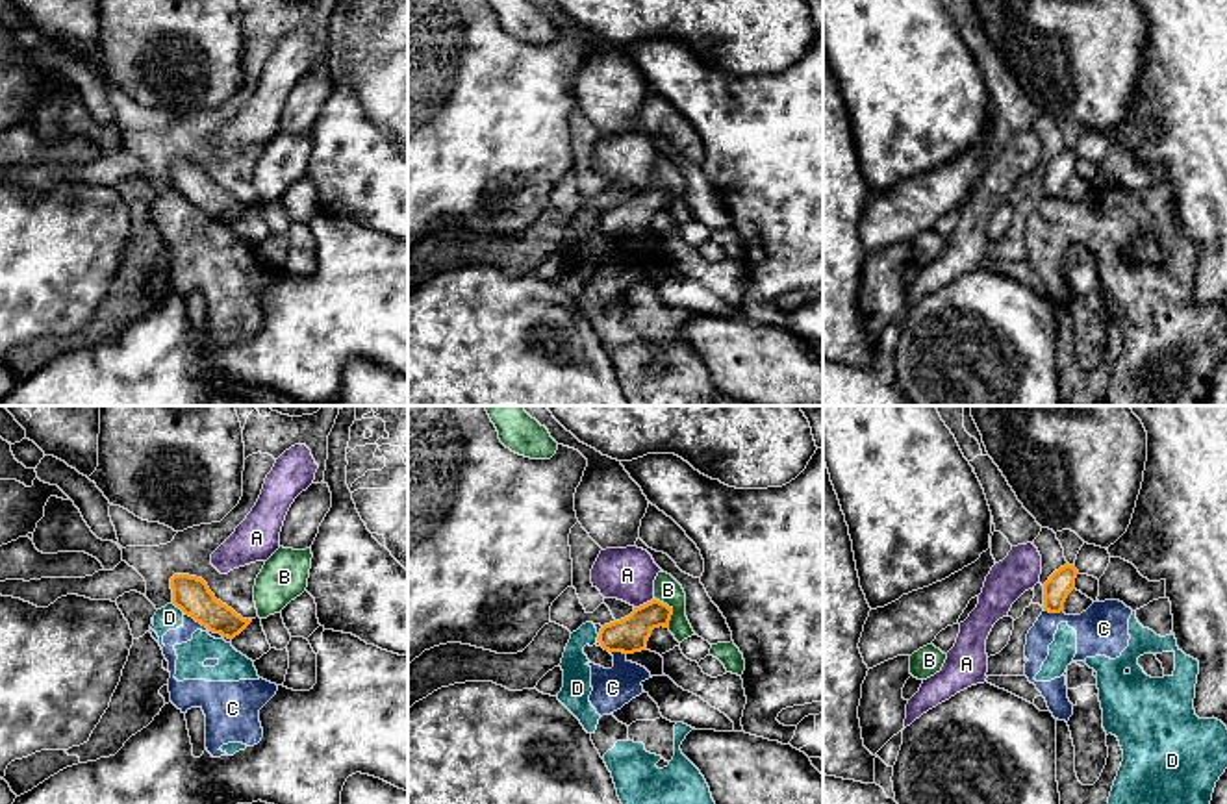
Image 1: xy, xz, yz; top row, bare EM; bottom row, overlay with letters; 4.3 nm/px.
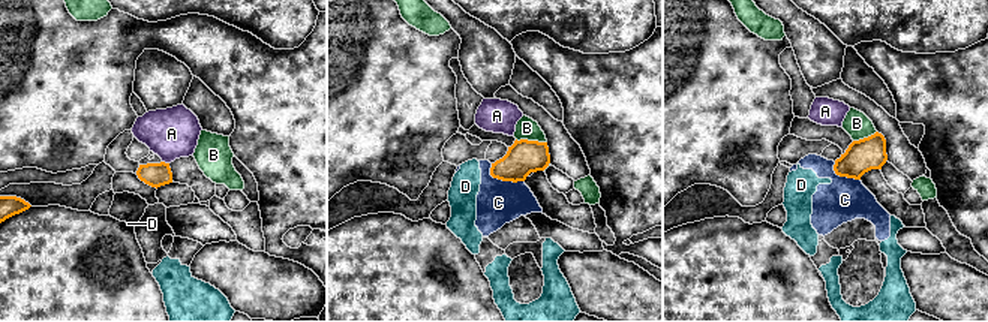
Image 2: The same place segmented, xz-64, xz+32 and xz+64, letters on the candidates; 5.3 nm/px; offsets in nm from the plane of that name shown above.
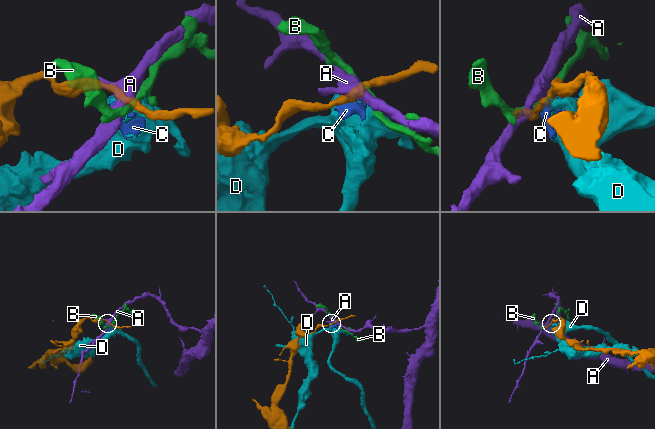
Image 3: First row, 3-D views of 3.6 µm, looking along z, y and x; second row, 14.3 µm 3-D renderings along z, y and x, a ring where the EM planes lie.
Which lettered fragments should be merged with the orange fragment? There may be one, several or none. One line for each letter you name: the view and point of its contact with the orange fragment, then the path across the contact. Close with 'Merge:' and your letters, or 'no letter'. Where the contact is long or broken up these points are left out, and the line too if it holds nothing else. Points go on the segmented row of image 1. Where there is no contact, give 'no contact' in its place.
Merge: no letter

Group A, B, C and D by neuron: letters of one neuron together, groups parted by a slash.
A / B / C D

